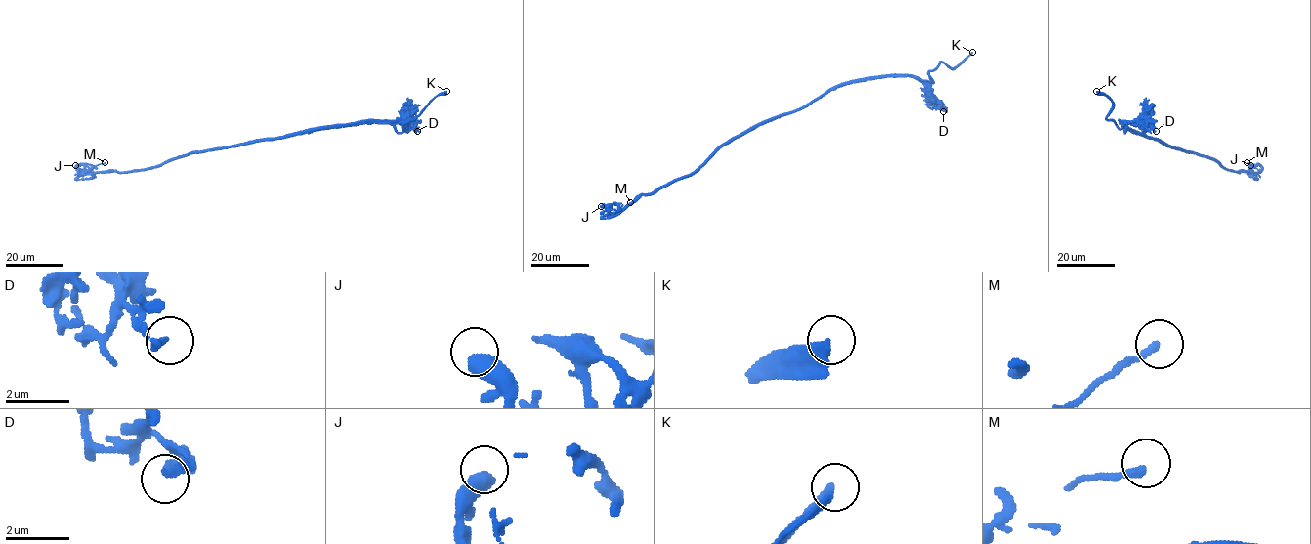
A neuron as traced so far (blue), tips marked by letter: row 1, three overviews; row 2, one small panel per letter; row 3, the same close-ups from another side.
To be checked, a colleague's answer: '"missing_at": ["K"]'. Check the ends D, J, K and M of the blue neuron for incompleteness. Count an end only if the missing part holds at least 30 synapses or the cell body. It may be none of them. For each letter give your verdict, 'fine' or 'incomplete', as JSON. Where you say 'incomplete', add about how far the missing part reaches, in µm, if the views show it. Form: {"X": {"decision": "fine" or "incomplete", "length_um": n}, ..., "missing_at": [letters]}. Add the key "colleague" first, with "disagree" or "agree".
{"colleague": "agree", "D": {"decision": "fine"}, "J": {"decision": "fine"}, "K": {"decision": "incomplete", "length_um": 20}, "M": {"decision": "fine"}, "missing_at": ["K"]}

